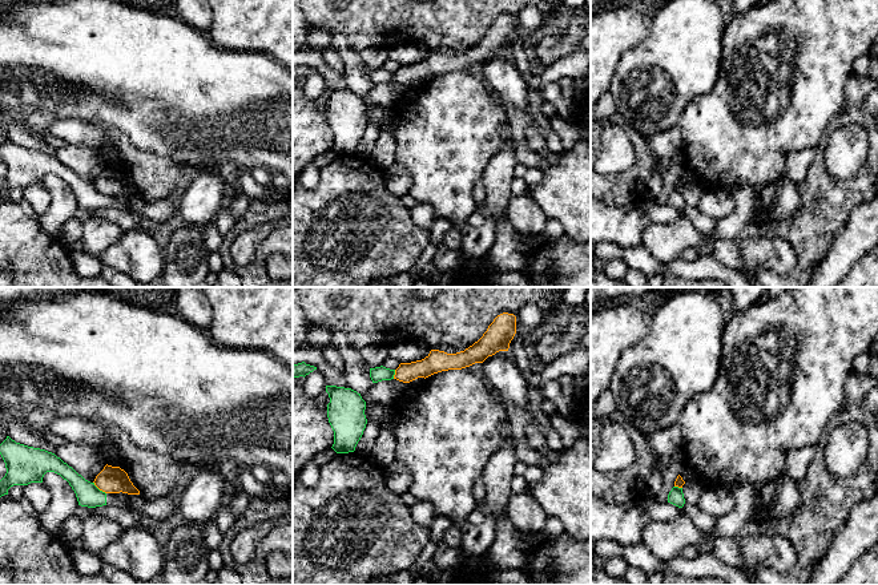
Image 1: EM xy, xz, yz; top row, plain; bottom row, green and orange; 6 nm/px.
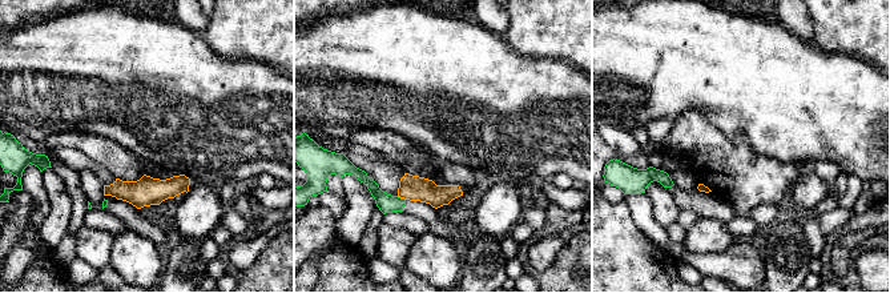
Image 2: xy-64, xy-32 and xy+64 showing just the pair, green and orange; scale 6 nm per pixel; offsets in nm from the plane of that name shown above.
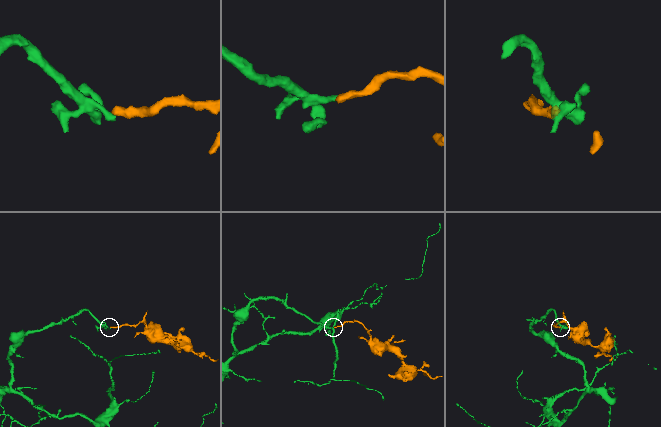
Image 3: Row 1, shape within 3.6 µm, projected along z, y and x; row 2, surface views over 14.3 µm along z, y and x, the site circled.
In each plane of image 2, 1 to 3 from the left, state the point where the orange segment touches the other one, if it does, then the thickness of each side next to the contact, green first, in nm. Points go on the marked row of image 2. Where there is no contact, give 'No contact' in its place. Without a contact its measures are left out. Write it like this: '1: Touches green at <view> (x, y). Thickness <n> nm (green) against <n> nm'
1: No contact
2: Touches green at xy-32 (399, 197). Thickness 110 nm (green) against 160 nm
3: No contact

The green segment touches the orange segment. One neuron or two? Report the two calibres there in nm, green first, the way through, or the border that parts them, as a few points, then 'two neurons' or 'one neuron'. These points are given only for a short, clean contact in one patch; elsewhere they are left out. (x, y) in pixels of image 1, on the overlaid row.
calibres 140 and 160 nm; border xy (93, 481), (105, 493); two neurons

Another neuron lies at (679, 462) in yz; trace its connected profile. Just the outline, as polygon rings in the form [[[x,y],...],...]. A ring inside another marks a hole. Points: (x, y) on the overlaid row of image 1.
[[[682,451],[676,452],[672,456],[670,465],[662,473],[662,485],[660,492],[655,496],[656,501],[658,503],[668,501],[668,495],[674,487],[674,481],[685,465],[686,465],[686,459]]]

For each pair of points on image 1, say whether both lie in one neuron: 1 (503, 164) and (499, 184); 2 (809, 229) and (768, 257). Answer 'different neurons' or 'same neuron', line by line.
1: same neuron
2: different neurons

